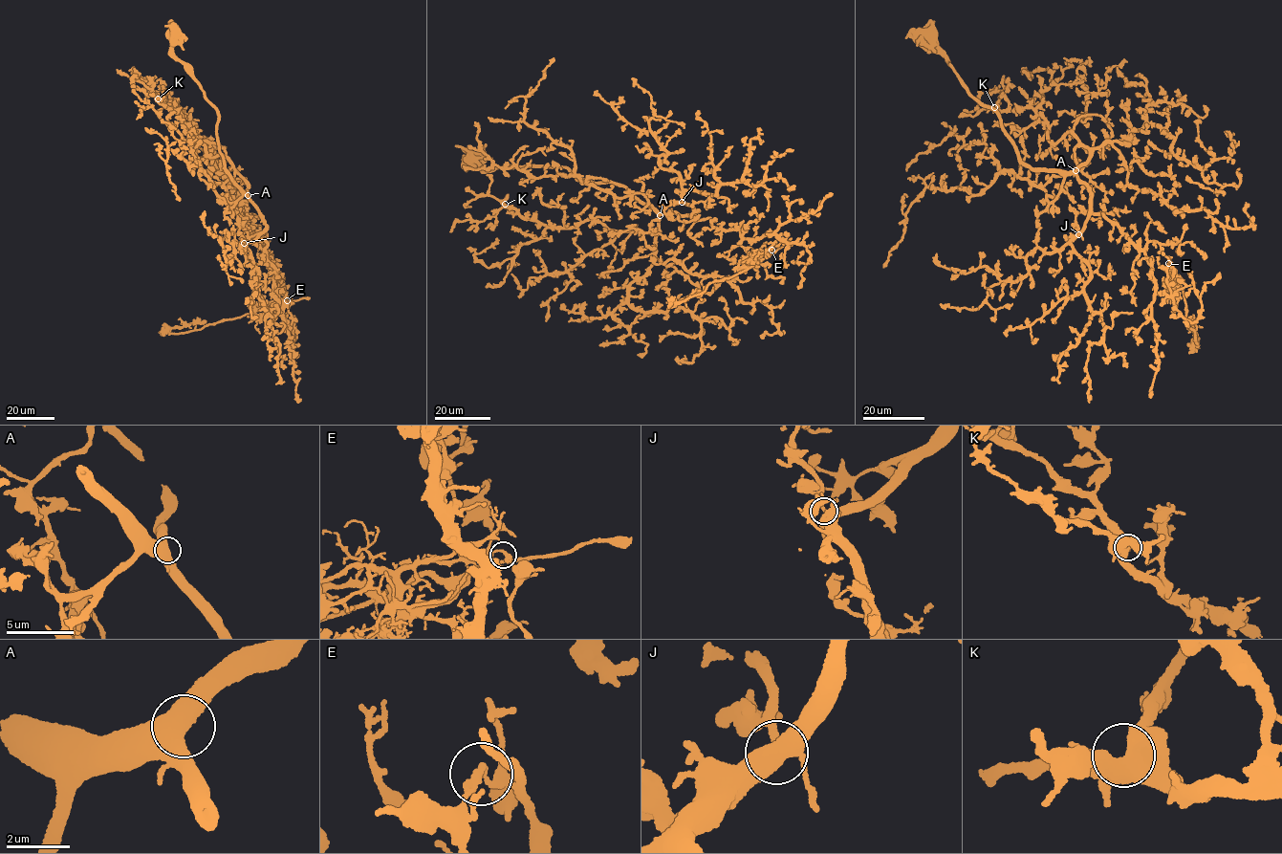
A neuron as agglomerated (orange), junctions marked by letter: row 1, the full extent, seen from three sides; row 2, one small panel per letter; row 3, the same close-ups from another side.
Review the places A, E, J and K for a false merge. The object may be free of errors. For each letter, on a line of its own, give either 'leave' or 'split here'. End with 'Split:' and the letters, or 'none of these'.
A: leave
E: split here
J: leave
K: leave
Split: E

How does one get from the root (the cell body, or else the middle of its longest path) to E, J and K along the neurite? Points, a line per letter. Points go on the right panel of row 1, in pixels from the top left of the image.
E: (925, 38), (996, 113), (1018, 159), (1075, 175), (1093, 212), (1143, 251), (1155, 289), (1170, 295), (1168, 264)
J: (925, 38), (966, 90), (996, 113), (1018, 159), (1033, 168), (1069, 171), (1086, 186), (1091, 203), (1078, 234)
K: (925, 38), (996, 113), (1018, 159), (1068, 172), (1087, 160), (1073, 133), (1050, 141), (1031, 108), (994, 107)

